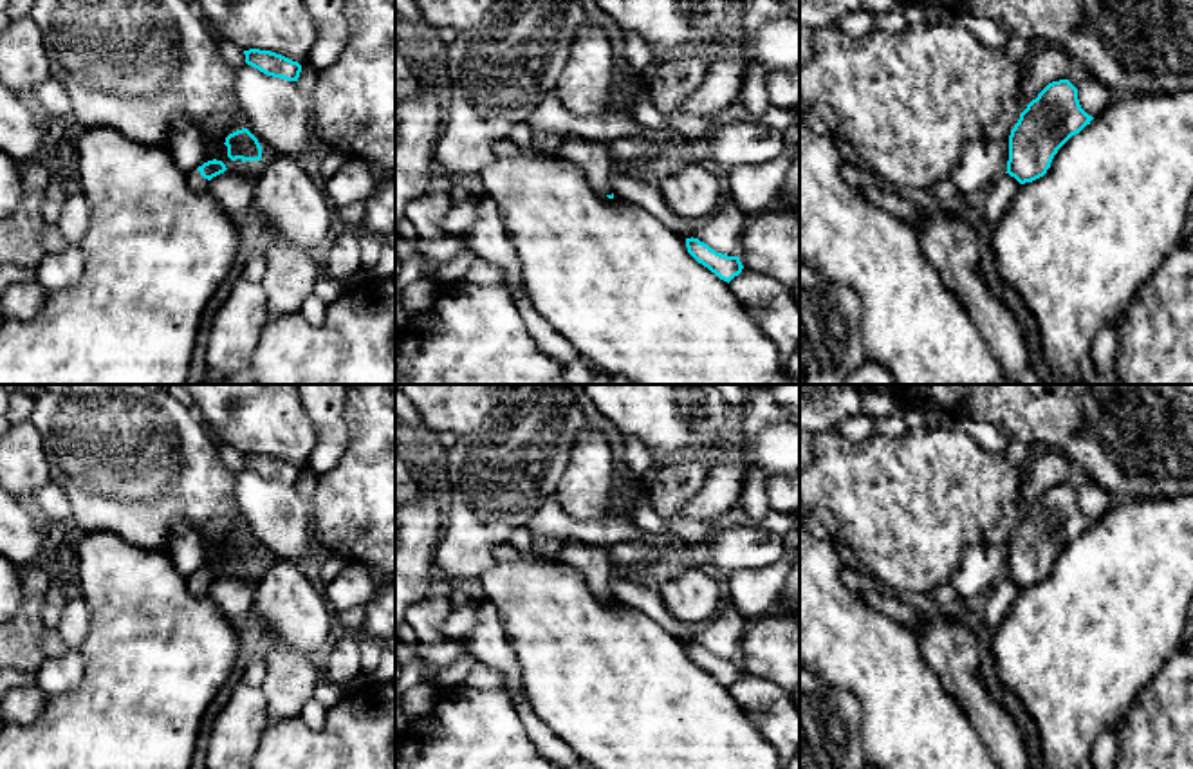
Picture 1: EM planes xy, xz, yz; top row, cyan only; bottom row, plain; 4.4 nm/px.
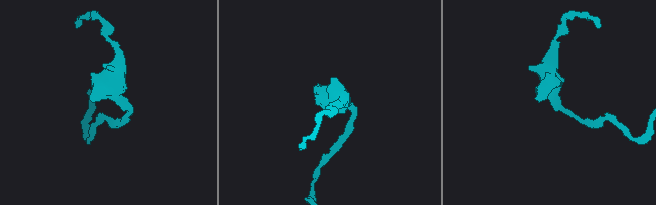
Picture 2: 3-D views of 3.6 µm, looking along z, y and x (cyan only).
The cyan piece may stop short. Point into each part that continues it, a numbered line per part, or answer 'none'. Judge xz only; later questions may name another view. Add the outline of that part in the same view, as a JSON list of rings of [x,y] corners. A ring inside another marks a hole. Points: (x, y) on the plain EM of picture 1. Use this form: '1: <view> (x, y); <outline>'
1: xz (592, 560); [[[563,540],[563,547],[558,551],[554,560],[581,570],[590,590],[599,599],[612,599],[610,578],[614,565],[605,547],[578,540]]]

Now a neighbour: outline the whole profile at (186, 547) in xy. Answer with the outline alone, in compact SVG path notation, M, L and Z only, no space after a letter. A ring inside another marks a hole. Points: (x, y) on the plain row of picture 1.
M177 518L170 531L170 542L166 551L175 565L175 569L184 576L191 578L199 570L202 570L208 565L222 565L226 572L242 567L242 563L231 565L227 561L227 551L209 549L199 531L184 522L182 518Z

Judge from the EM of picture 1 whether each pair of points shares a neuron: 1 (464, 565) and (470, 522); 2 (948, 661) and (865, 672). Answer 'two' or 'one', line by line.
1: one
2: two

